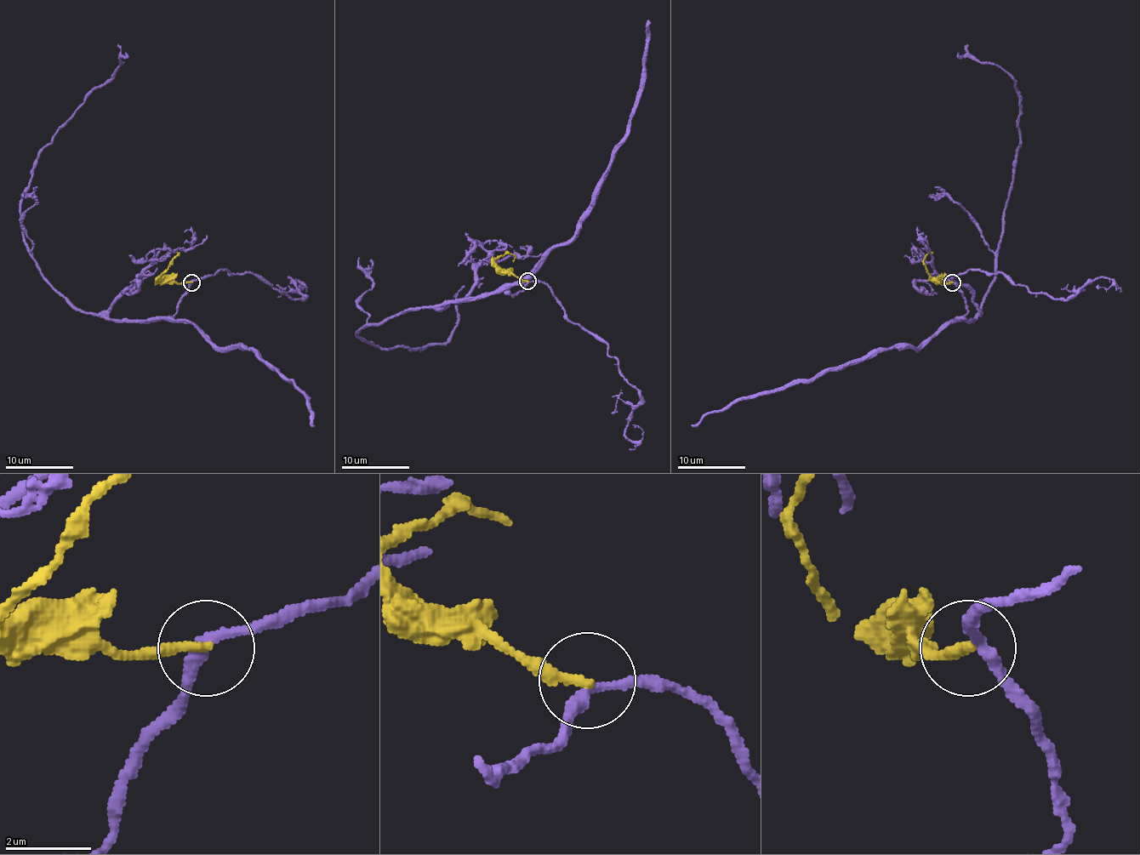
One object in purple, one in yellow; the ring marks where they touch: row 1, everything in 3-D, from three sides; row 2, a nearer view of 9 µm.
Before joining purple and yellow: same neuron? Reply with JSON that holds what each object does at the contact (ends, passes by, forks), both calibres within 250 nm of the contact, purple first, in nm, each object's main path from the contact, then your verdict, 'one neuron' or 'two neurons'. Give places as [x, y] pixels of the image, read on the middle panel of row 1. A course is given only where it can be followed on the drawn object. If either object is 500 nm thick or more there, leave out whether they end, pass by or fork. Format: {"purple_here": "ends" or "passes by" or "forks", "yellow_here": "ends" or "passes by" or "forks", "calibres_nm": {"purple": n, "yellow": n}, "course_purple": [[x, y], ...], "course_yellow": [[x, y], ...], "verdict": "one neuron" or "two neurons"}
{"purple_here": "passes by", "yellow_here": "ends", "calibres_nm": {"purple": 260, "yellow": 240}, "course_purple": [[527, 282], [514, 295], [409, 307], [356, 334], [384, 348], [441, 344], [455, 326], [455, 295], [464, 285]], "course_yellow": [[527, 280], [505, 273], [494, 261], [505, 253], [514, 256], [512, 261]], "verdict": "two neurons"}

